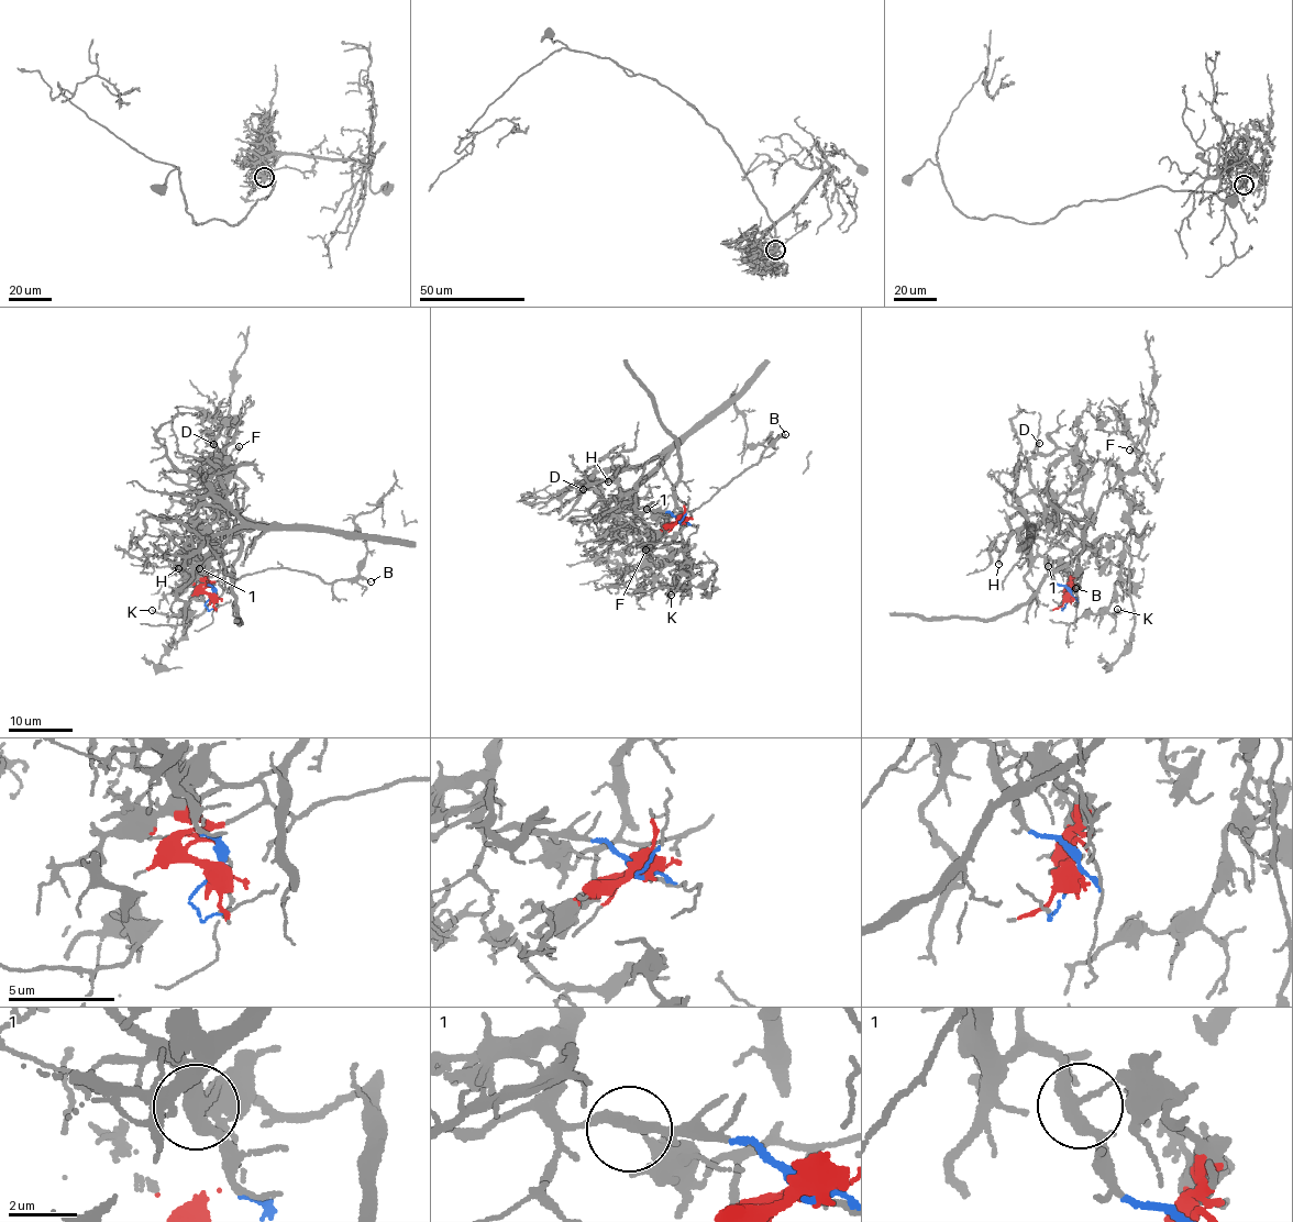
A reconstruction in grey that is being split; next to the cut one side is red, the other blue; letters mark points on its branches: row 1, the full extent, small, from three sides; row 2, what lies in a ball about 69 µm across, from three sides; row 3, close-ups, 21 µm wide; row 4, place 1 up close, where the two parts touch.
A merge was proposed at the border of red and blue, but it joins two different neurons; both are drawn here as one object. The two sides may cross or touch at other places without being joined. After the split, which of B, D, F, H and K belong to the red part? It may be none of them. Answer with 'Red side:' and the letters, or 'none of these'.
Red side: B, F, K

